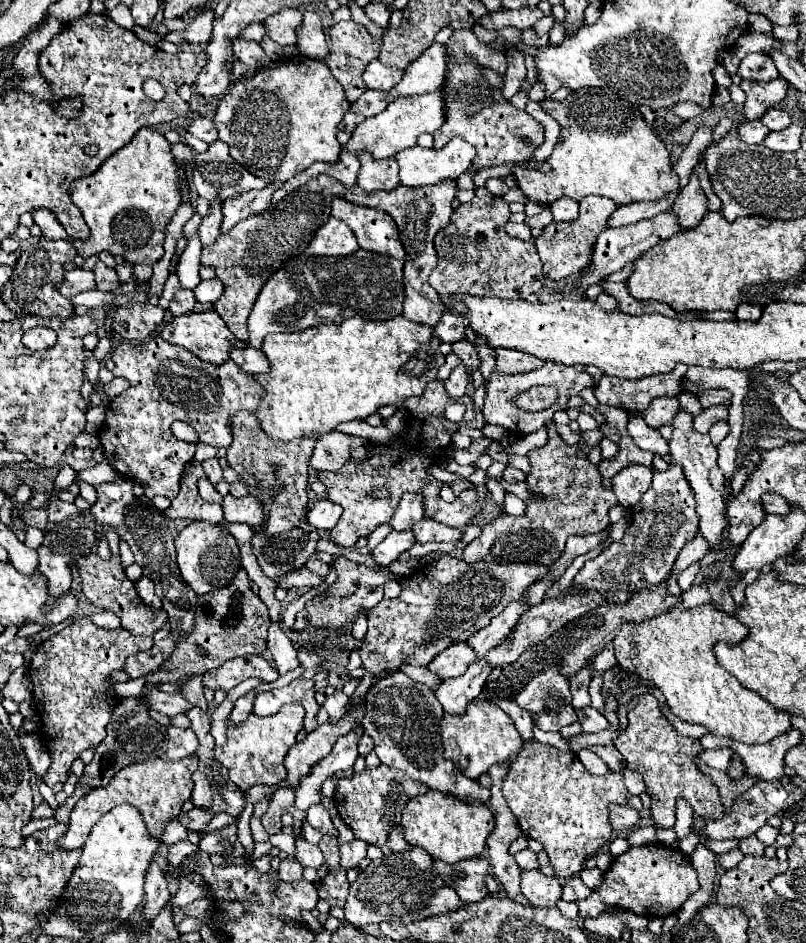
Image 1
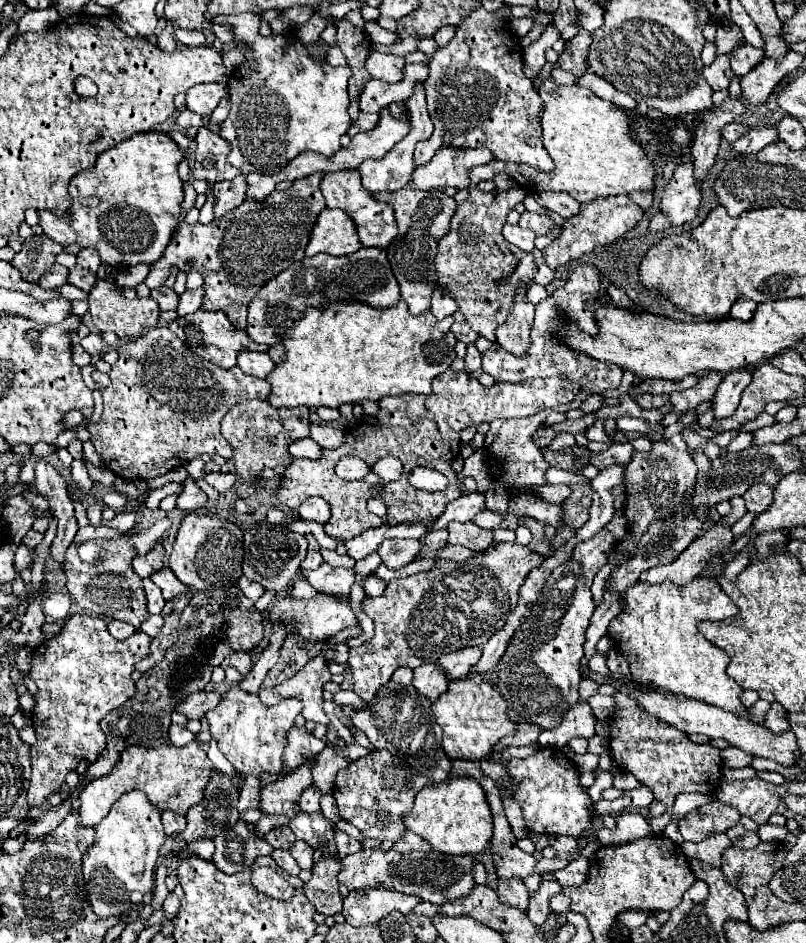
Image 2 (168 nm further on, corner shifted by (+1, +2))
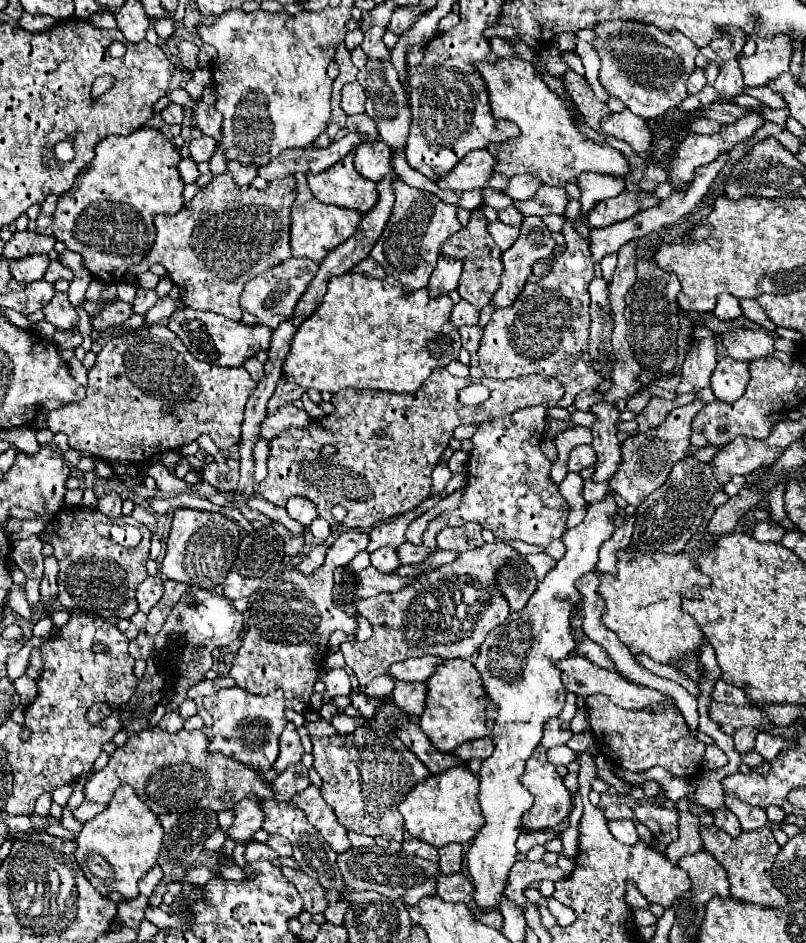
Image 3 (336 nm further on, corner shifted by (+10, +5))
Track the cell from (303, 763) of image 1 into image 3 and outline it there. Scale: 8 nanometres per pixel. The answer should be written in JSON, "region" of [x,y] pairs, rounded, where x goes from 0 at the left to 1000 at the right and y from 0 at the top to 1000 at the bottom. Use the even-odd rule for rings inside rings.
{"region":[[[303,847],[290,856],[290,873],[280,881],[285,890],[293,894],[305,894],[315,890],[315,883],[325,877],[328,866],[323,864],[323,856],[318,856],[320,847]]]}

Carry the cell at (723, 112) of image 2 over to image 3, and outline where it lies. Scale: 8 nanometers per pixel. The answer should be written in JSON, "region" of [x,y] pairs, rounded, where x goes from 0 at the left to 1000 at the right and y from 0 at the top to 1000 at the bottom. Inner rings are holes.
{"region":[[[906,63],[906,65],[893,67],[893,77],[891,77],[886,92],[898,103],[896,109],[906,109],[903,105],[921,99],[923,86],[921,86],[921,75],[916,71],[916,63]]]}

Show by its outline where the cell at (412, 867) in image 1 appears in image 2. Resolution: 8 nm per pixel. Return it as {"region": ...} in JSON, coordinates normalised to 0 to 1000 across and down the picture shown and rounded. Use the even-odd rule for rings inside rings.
{"region":[[[465,940],[458,944],[433,946],[433,950],[426,957],[428,976],[438,982],[453,982],[468,980],[485,967],[507,969],[522,957],[522,952]]]}

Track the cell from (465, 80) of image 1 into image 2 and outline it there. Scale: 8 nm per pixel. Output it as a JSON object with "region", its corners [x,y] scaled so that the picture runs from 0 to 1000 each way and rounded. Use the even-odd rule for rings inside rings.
{"region":[[[629,6],[617,15],[592,8],[567,28],[562,42],[535,59],[527,100],[540,140],[532,148],[517,151],[517,176],[530,172],[545,153],[557,153],[567,157],[604,155],[614,170],[649,172],[671,182],[689,178],[671,146],[669,127],[674,108],[661,87],[646,74],[646,51],[639,34],[629,25],[632,19],[634,13]]]}

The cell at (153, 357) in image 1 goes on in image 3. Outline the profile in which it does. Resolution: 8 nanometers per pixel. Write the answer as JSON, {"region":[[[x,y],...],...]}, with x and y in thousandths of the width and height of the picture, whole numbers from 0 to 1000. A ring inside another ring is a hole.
{"region":[[[174,347],[169,351],[151,353],[129,364],[119,379],[119,385],[109,391],[107,421],[99,427],[82,427],[74,434],[60,436],[60,455],[65,459],[82,459],[87,474],[97,478],[112,478],[119,485],[139,489],[184,491],[194,489],[203,478],[221,476],[243,468],[248,461],[263,463],[270,476],[290,474],[298,468],[298,451],[303,446],[303,429],[318,406],[303,389],[273,389],[246,383],[226,366],[226,362],[206,347]],[[199,432],[216,432],[213,440],[201,440]]]}

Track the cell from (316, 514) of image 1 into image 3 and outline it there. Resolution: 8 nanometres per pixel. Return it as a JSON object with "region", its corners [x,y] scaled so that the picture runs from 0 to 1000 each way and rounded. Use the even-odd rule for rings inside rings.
{"region":[[[372,527],[357,529],[355,542],[365,552],[375,555],[377,559],[382,559],[392,550],[392,538],[382,529],[372,529]]]}

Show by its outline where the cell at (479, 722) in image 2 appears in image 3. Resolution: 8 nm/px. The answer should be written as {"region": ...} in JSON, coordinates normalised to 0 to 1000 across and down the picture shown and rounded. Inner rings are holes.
{"region":[[[556,699],[556,701],[551,701],[548,705],[541,707],[536,720],[529,720],[529,729],[531,729],[529,750],[526,750],[526,756],[524,756],[524,760],[519,765],[519,769],[529,777],[529,782],[536,786],[536,790],[541,794],[546,794],[548,799],[561,799],[566,792],[571,792],[578,786],[598,784],[598,782],[608,779],[610,762],[605,760],[605,752],[610,750],[610,743],[603,739],[596,714],[591,712],[591,707],[581,699]]]}

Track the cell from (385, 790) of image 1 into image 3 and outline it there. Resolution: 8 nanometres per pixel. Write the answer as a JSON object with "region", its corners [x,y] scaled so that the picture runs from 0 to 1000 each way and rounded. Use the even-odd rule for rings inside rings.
{"region":[[[449,771],[437,779],[412,779],[400,784],[387,784],[387,803],[390,803],[390,815],[400,824],[400,845],[402,849],[414,858],[419,871],[432,879],[462,888],[476,888],[481,892],[499,892],[501,890],[501,871],[494,862],[494,852],[511,839],[511,835],[526,826],[533,824],[533,818],[529,811],[494,784],[476,779],[471,775],[464,775],[459,771]]]}

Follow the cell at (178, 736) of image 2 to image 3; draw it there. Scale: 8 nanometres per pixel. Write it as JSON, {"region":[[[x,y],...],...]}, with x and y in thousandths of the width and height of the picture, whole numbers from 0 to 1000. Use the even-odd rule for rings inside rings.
{"region":[[[221,754],[206,756],[206,758],[199,762],[199,771],[203,771],[206,775],[223,775],[226,769],[228,769],[228,762],[223,760]]]}

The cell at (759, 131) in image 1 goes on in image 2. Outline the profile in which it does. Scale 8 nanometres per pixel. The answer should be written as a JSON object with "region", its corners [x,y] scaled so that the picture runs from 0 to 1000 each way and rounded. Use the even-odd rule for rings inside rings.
{"region":[[[907,129],[907,131],[897,134],[895,144],[897,144],[900,148],[904,148],[904,151],[912,151],[912,148],[917,148],[922,142],[927,142],[927,138],[929,138],[929,134],[917,131],[917,129]]]}

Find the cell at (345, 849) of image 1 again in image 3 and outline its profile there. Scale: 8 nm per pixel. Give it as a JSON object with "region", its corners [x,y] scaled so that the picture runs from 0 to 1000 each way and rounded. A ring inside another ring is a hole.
{"region":[[[385,832],[382,837],[365,843],[362,852],[377,860],[382,873],[397,881],[397,885],[414,898],[417,905],[424,905],[434,898],[434,890],[429,885],[432,881],[419,873],[414,860],[402,852],[392,832]]]}

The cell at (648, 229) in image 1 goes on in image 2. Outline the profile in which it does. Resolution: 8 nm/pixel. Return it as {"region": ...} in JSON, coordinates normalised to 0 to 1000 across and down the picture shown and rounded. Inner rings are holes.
{"region":[[[842,176],[825,197],[818,225],[833,233],[833,240],[847,240],[865,229],[870,201],[862,197],[860,176]]]}

